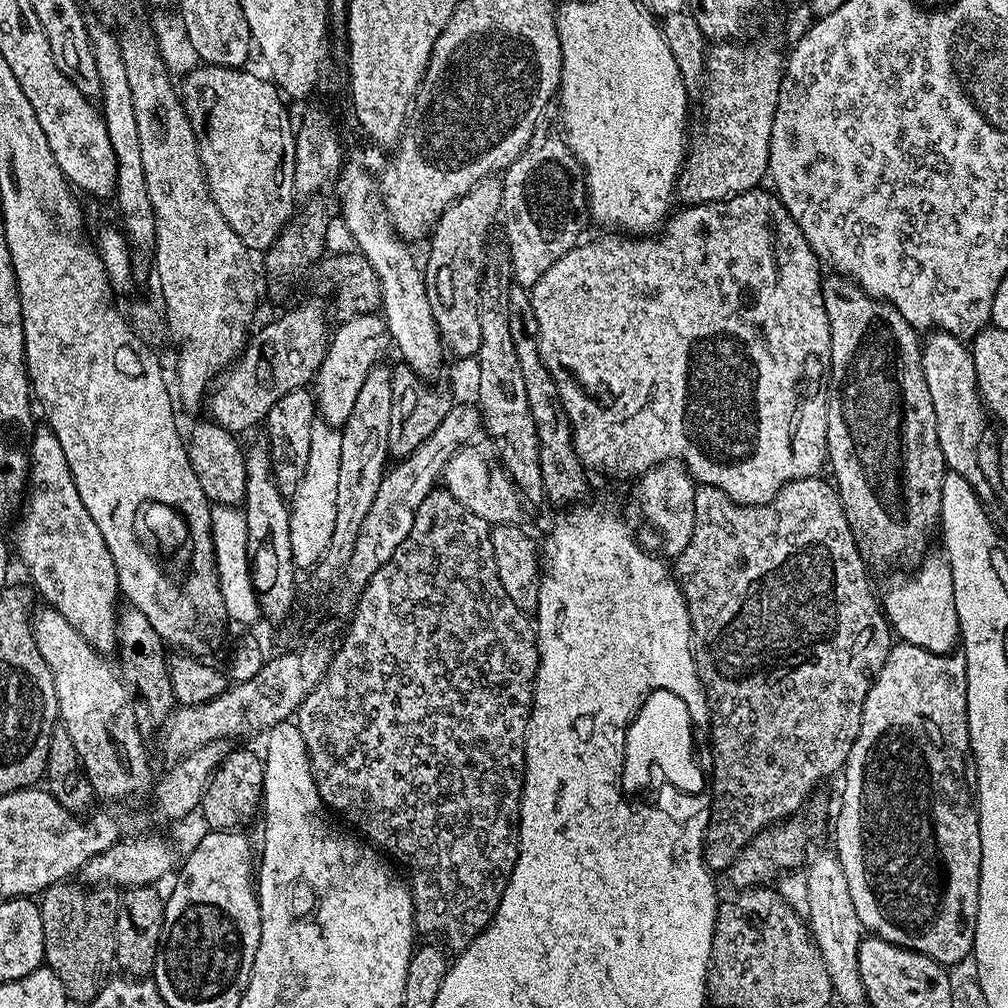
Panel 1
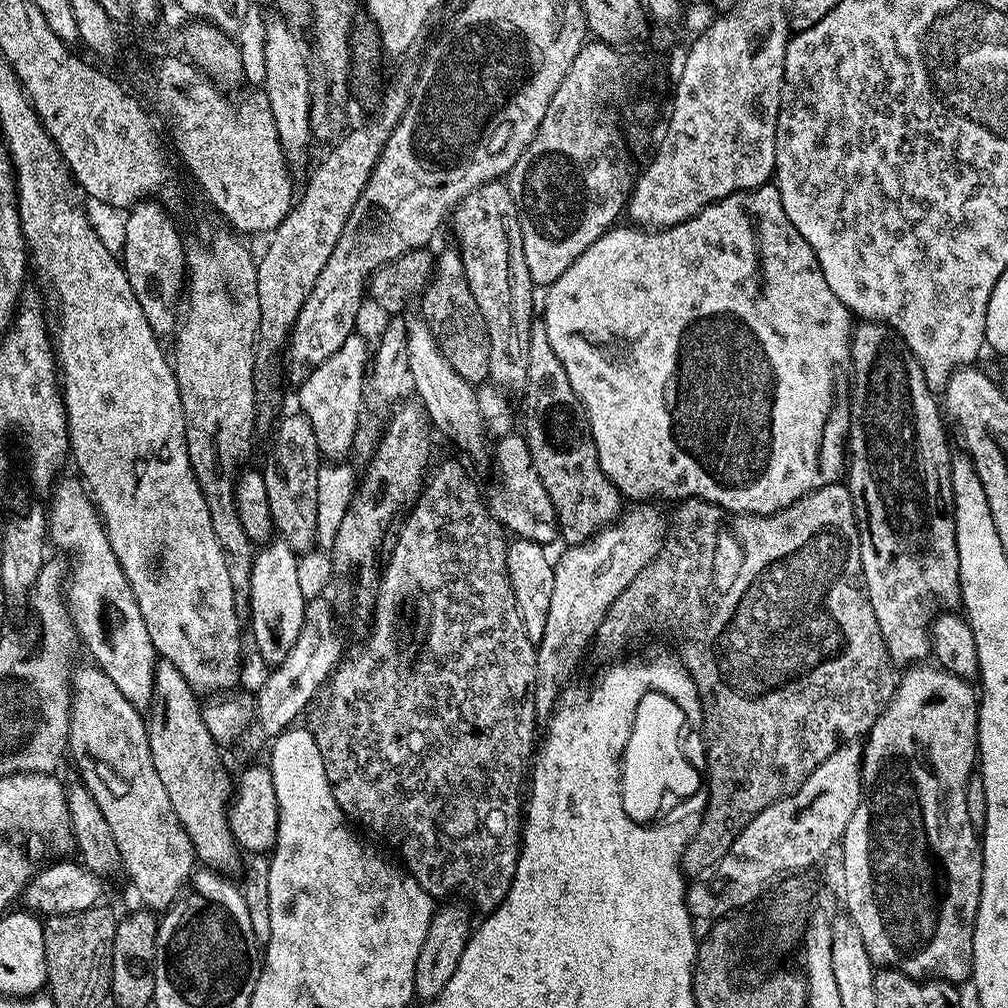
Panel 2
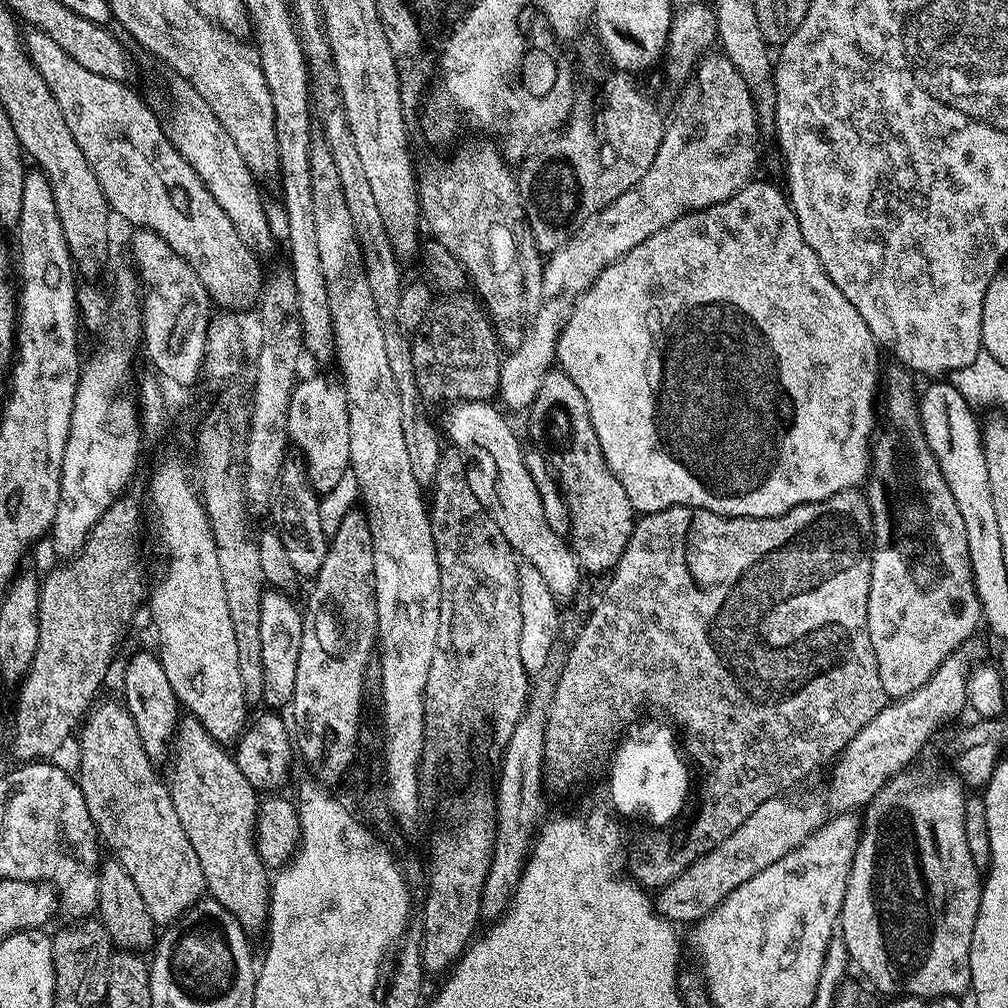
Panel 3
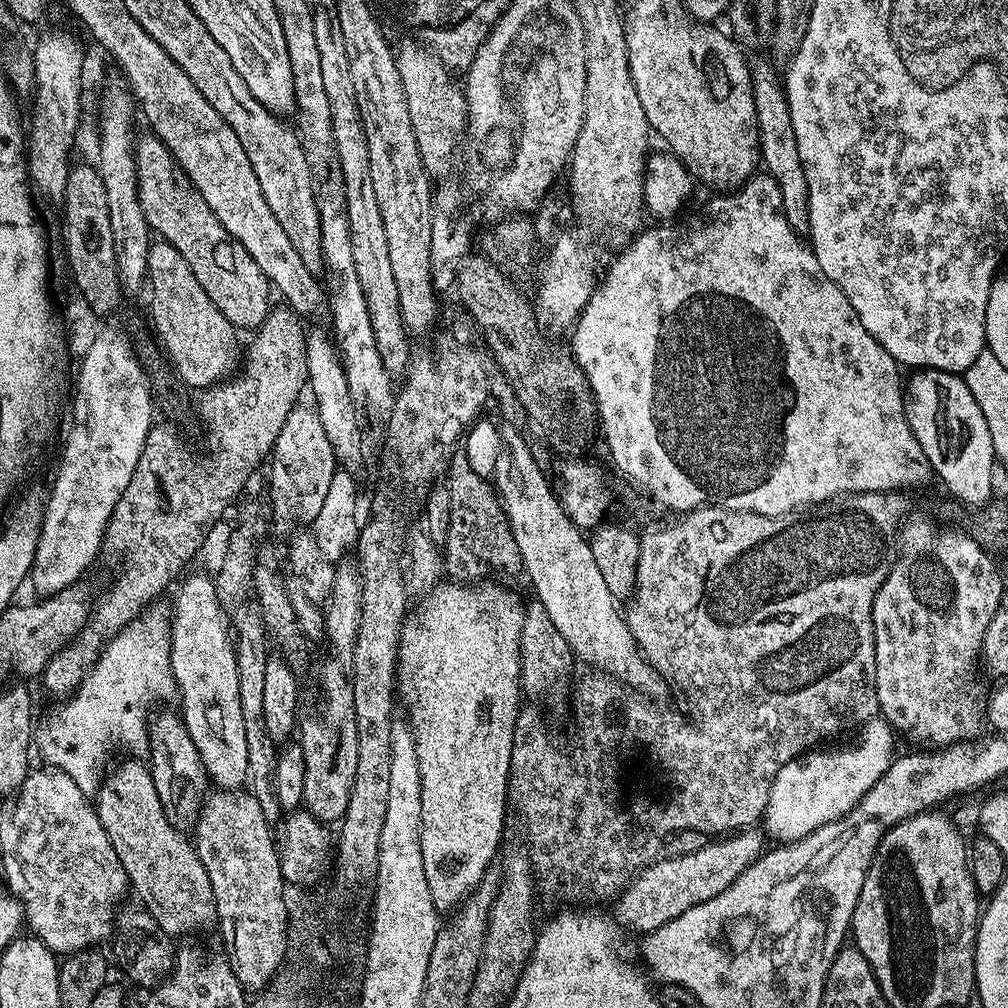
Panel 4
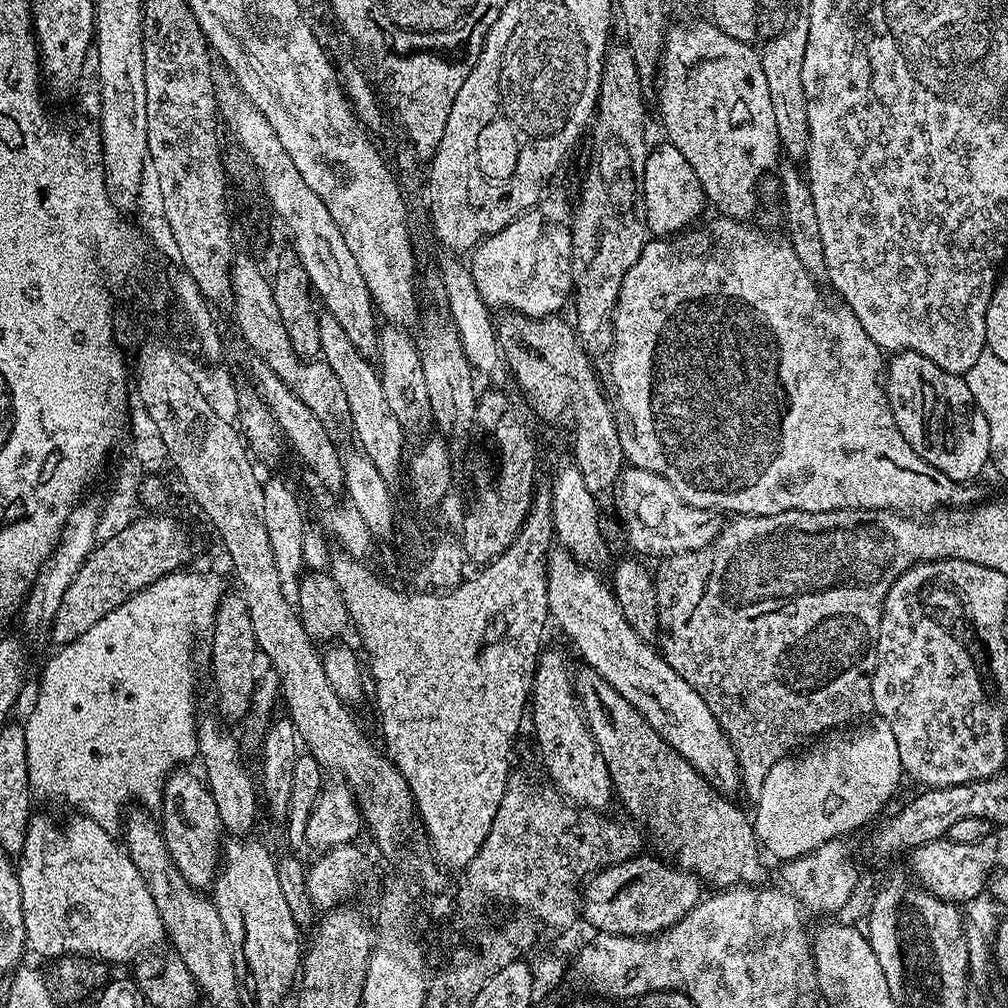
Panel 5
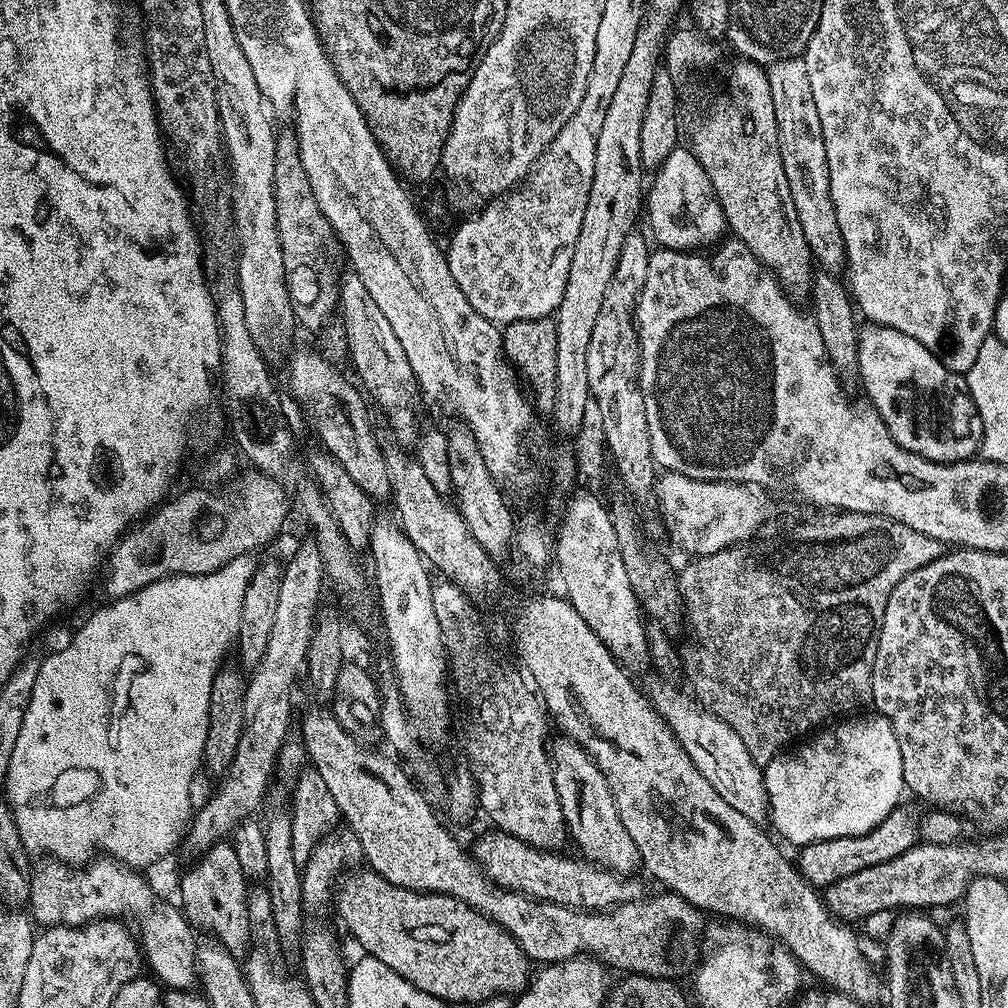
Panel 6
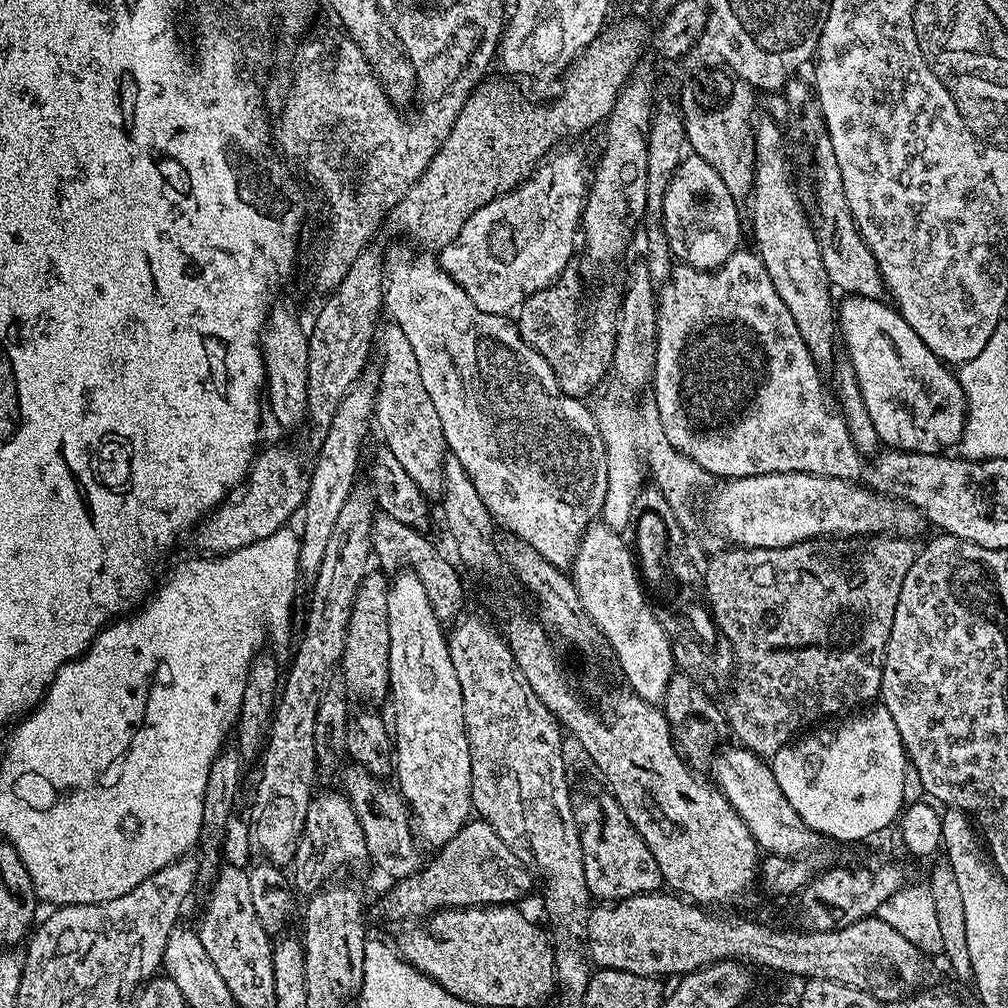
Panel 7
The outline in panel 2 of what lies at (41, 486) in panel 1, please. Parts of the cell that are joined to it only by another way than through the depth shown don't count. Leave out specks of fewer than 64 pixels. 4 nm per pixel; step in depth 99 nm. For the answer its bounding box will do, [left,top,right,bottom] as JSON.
[46,477,158,709]

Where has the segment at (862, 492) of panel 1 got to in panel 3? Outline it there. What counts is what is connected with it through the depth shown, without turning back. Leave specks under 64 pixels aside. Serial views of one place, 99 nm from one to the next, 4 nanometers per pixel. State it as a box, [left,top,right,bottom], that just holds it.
[866,362,982,698]

